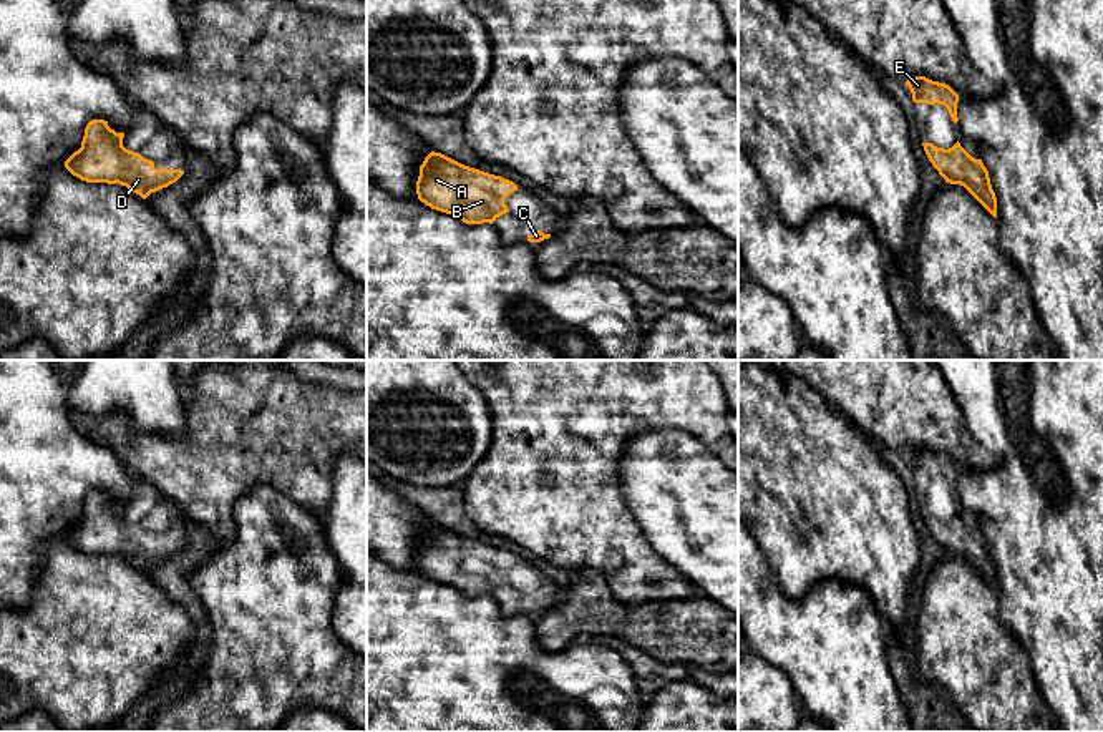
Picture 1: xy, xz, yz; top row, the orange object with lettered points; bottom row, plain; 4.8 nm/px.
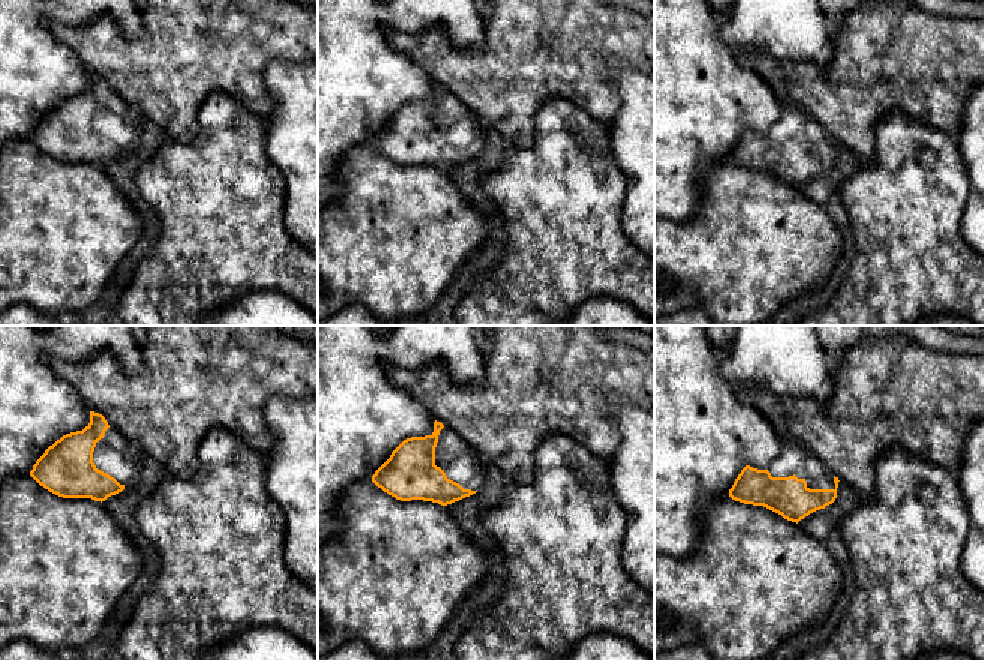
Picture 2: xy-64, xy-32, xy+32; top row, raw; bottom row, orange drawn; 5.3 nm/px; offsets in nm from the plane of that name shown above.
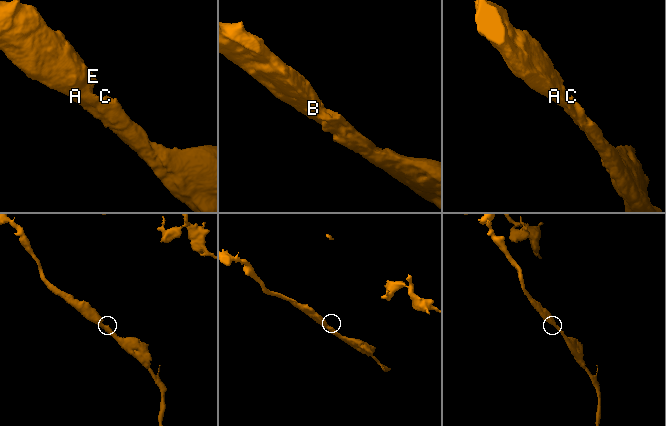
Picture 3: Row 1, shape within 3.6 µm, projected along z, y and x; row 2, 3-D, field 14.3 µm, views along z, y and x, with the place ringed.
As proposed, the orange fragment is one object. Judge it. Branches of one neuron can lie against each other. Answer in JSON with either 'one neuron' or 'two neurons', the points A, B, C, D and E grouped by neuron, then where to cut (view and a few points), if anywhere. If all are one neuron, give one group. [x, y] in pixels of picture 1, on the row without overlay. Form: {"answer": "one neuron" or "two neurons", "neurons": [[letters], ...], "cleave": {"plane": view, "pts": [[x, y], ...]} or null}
{"answer": "one neuron", "neurons": [["A", "B", "C", "D", "E"]], "cleave": null}

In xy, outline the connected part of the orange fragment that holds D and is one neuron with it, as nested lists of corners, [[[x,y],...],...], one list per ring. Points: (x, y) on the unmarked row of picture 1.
[[[93,491],[85,500],[81,520],[65,539],[86,554],[121,556],[146,571],[176,554],[184,543],[156,541],[154,534],[123,518],[124,505],[116,505],[104,491]]]

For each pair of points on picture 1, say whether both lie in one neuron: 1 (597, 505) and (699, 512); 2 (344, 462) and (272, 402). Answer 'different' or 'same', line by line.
1: different
2: different

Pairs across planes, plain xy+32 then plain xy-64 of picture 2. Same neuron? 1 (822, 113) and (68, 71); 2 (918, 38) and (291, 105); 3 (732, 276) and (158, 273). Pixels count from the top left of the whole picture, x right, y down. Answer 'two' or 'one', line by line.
1: two
2: two
3: two

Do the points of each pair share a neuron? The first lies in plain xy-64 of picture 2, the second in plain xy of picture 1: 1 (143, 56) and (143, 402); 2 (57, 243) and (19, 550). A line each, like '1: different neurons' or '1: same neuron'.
1: different neurons
2: different neurons

